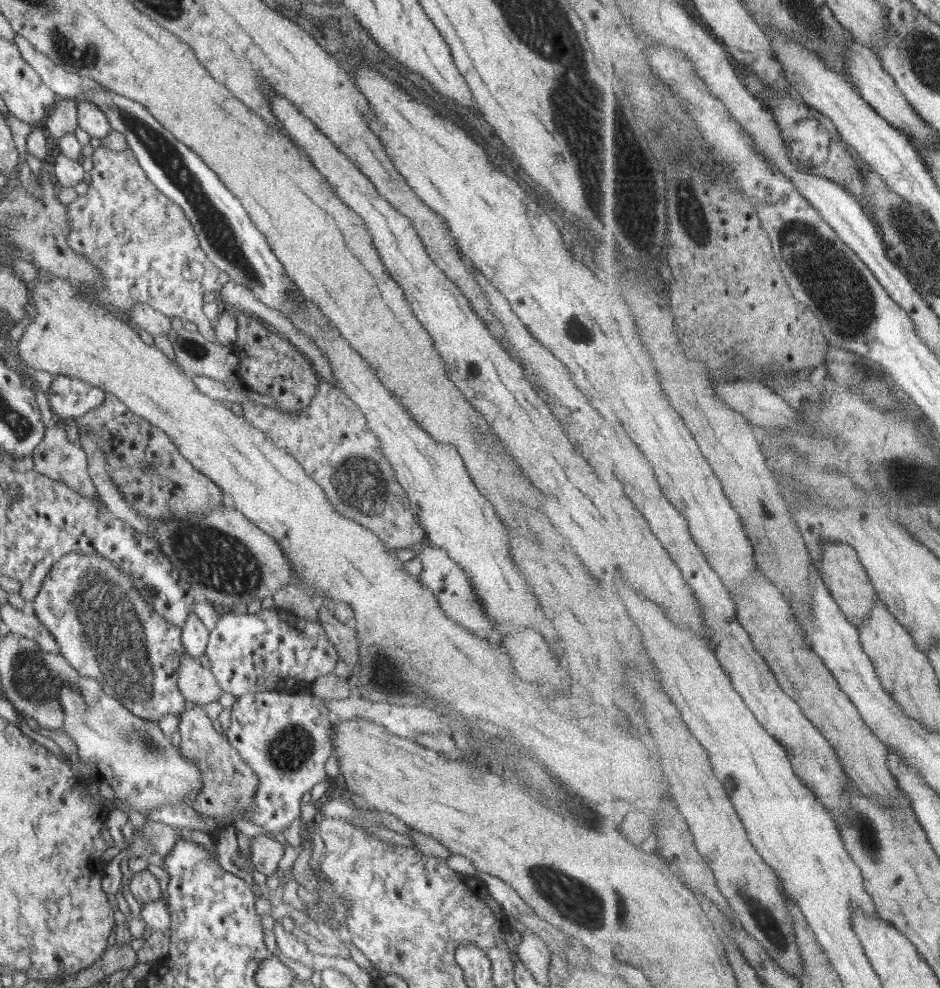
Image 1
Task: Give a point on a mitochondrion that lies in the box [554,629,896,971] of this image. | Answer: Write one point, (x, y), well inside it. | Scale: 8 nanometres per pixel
(770, 928)

